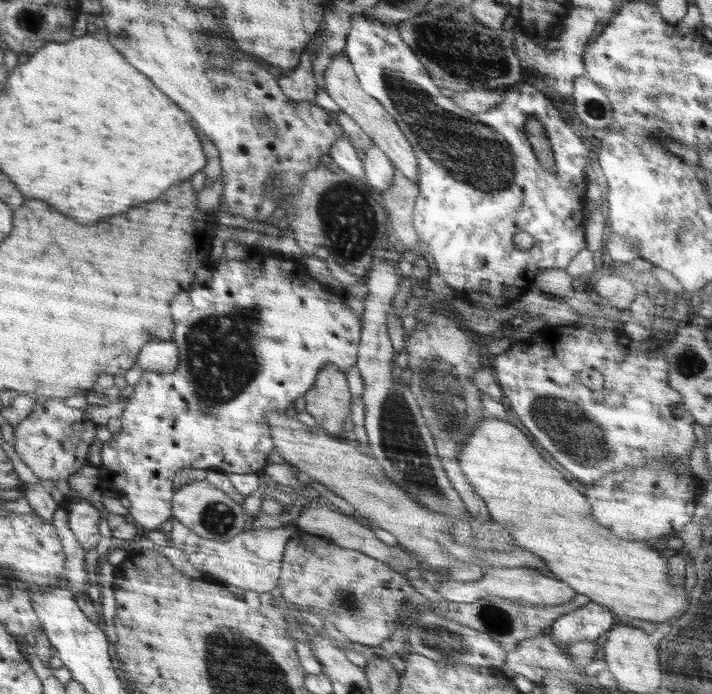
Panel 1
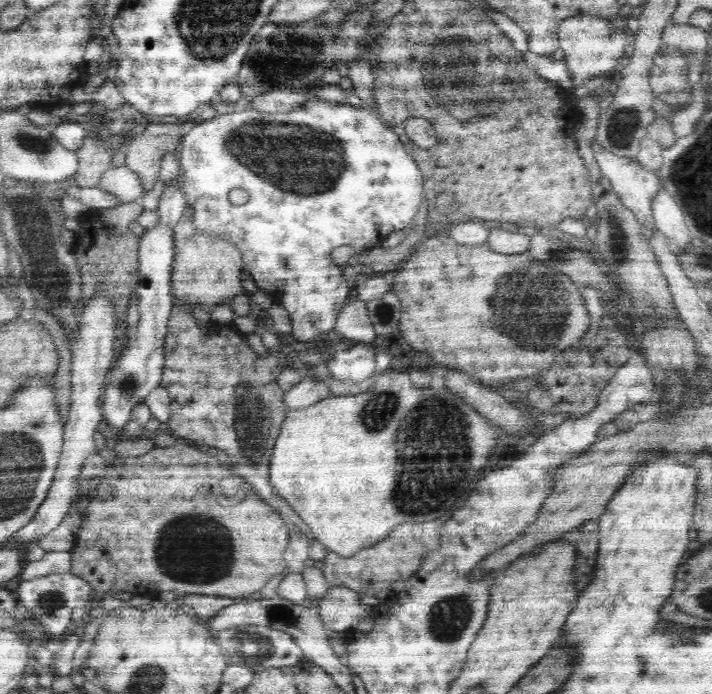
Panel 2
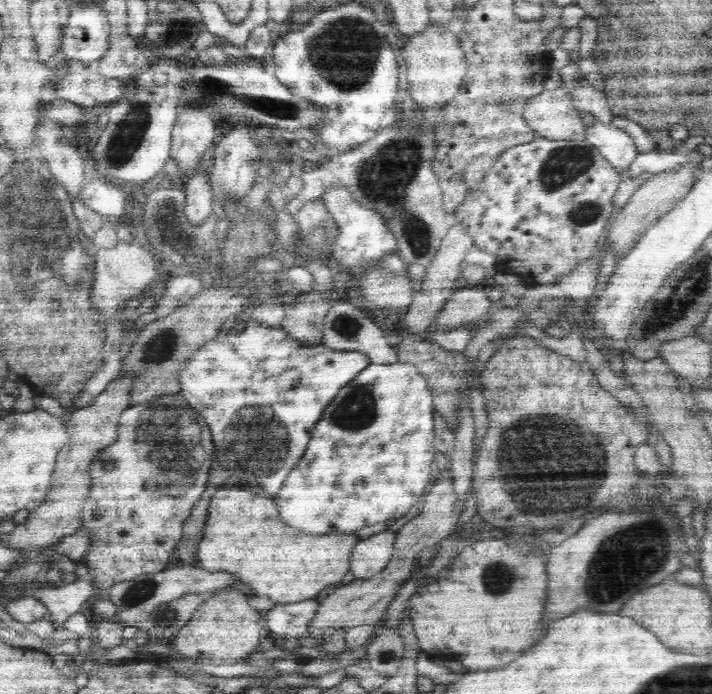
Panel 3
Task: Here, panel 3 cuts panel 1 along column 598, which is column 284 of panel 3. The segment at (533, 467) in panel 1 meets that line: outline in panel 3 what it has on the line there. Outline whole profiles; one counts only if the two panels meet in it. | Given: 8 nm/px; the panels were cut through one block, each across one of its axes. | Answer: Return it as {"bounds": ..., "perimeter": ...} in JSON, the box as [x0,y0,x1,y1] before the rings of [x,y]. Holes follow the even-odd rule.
{"bounds":[197,488,359,604],"perimeter":[[[222,488],[218,490],[209,504],[209,514],[205,532],[197,548],[197,566],[208,572],[228,572],[238,578],[238,582],[246,584],[254,590],[258,597],[270,598],[275,604],[288,604],[296,601],[312,599],[317,594],[334,584],[340,584],[343,576],[350,570],[349,558],[352,548],[359,541],[354,534],[346,536],[310,536],[302,534],[280,522],[276,516],[276,506],[270,498],[260,498],[240,488]]]}

